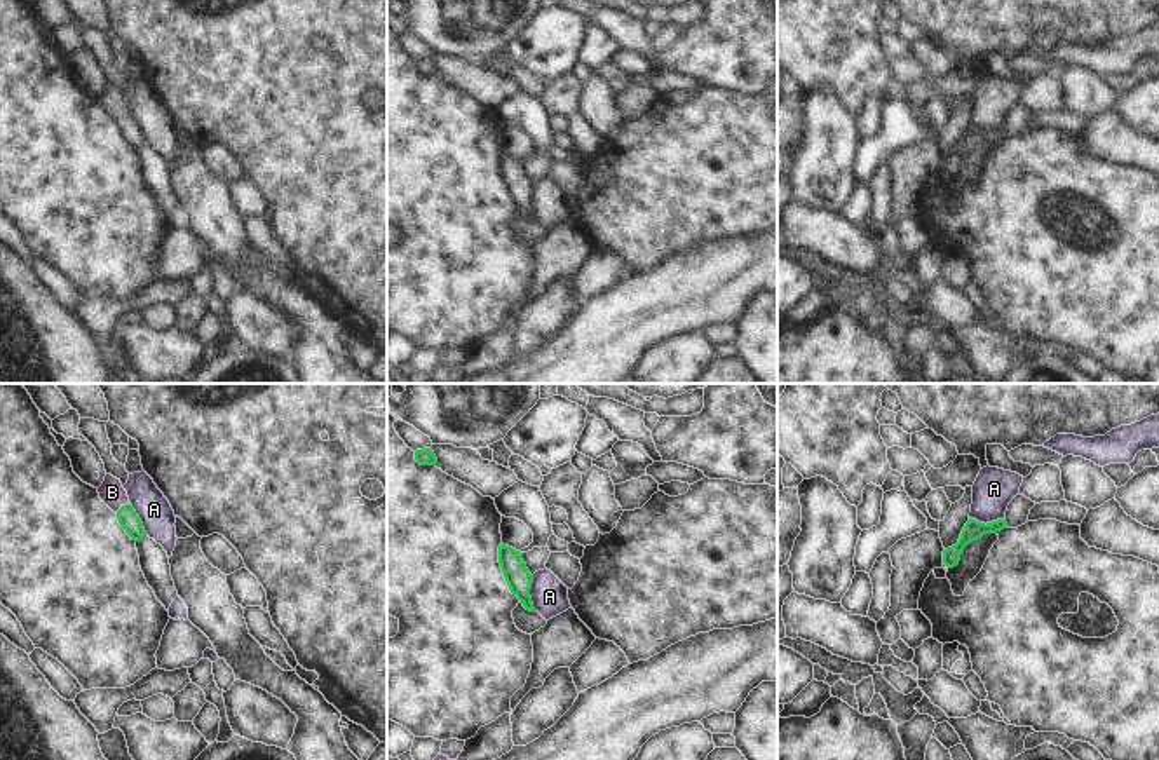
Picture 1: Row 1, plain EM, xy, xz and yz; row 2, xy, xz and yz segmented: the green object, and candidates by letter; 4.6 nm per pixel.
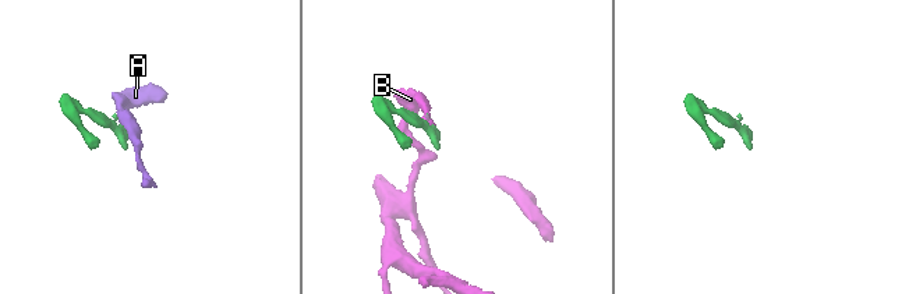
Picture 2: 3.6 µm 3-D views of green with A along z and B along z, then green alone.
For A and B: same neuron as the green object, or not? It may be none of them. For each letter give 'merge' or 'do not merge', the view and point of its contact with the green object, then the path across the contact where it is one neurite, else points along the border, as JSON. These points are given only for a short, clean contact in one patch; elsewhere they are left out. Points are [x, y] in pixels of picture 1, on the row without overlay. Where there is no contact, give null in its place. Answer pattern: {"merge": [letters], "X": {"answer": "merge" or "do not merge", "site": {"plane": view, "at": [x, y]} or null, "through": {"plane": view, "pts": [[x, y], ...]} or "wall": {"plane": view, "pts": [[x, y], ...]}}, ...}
{"merge": ["B"], "A": {"answer": "do not merge", "site": {"plane": "xz", "at": [528, 203]}, "wall": {"plane": "xz", "pts": [[532, 185], [530, 211], [535, 220]]}}, "B": {"answer": "merge", "site": {"plane": "xy", "at": [122, 115]}, "through": {"plane": "xy", "pts": [[128, 128], [122, 115], [112, 101]]}}}

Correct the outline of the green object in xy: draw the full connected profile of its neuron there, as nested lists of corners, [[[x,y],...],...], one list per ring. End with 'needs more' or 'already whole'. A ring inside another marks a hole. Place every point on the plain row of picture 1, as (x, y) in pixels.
[[[106,84],[103,94],[98,98],[98,103],[99,108],[117,124],[120,136],[132,150],[138,152],[146,145],[143,132],[132,119],[120,89]]] | needs more

